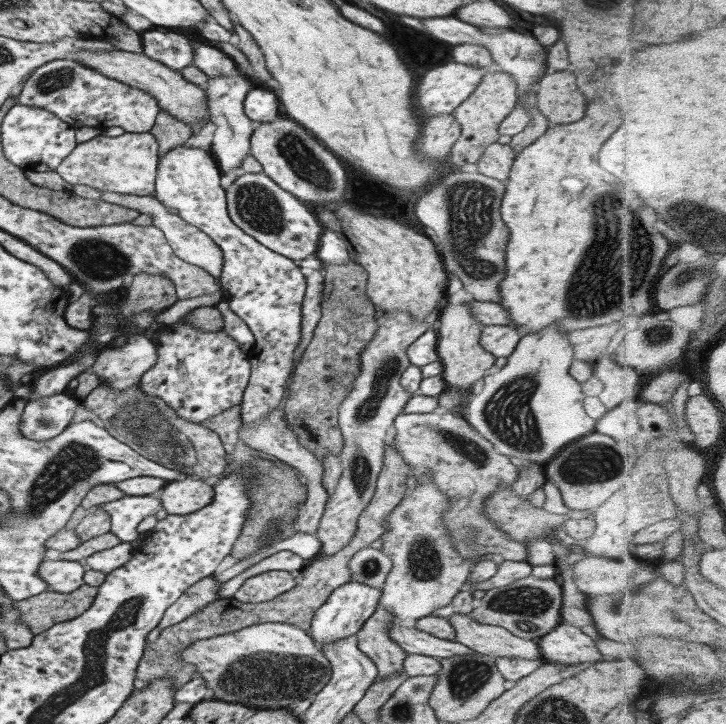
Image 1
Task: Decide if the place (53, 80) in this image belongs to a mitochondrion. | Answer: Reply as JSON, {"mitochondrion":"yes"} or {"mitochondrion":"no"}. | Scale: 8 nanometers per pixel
{"mitochondrion":"yes"}

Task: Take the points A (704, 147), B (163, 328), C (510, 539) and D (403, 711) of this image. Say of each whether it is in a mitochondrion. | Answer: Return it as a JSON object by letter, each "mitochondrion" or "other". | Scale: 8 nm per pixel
{"A":"other","B":"other","C":"other","D":"mitochondrion"}

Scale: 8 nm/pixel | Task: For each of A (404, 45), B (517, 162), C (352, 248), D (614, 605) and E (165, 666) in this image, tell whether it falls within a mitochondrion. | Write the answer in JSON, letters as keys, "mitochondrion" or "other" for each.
{"A":"mitochondrion","B":"other","C":"other","D":"mitochondrion","E":"other"}

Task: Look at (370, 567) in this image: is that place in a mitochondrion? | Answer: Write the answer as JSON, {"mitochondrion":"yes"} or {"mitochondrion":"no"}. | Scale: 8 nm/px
{"mitochondrion":"yes"}

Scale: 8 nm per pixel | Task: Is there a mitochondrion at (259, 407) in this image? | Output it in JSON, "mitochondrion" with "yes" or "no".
{"mitochondrion":"no"}

